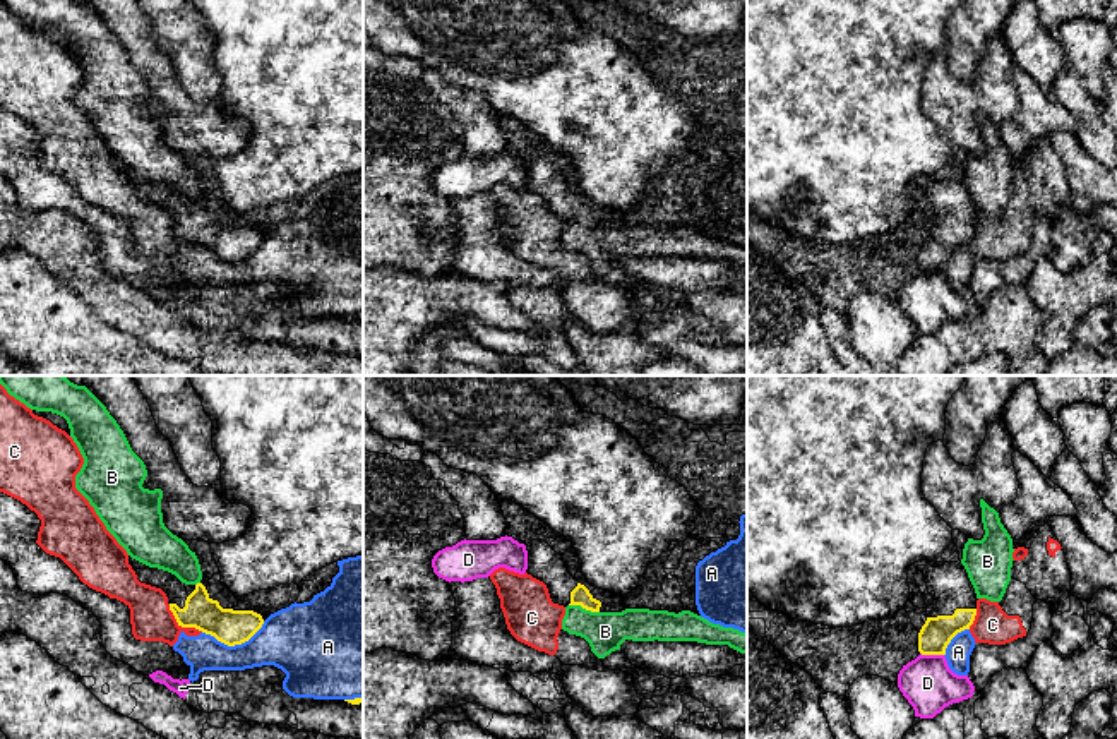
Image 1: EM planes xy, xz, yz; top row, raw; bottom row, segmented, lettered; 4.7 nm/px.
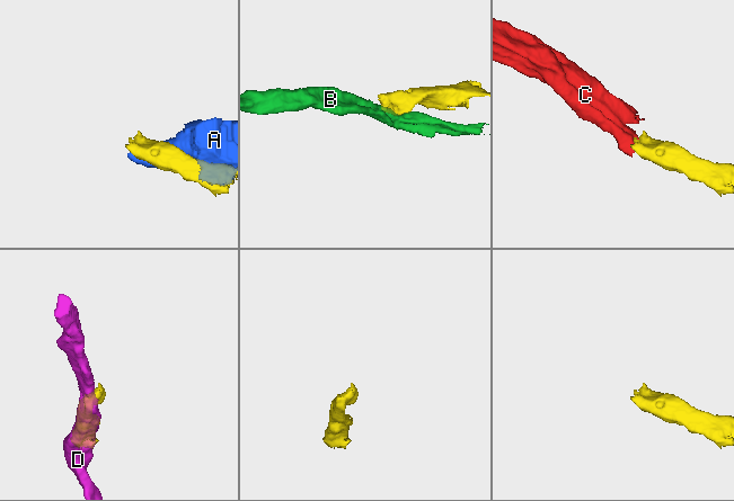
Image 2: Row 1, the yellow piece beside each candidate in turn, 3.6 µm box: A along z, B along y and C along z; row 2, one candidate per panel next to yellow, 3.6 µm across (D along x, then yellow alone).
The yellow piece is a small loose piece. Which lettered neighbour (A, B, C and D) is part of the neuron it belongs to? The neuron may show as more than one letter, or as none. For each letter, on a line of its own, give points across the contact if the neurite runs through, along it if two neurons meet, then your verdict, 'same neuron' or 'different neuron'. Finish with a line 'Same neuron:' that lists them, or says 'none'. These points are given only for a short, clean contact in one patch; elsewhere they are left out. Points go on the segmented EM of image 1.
A: different neuron
B: border xz (569, 604), (579, 604), (598, 612); different neuron
C: border xy (168, 604), (173, 618), (182, 626), (194, 626), (203, 631); different neuron
D: different neuron
Same neuron: none

